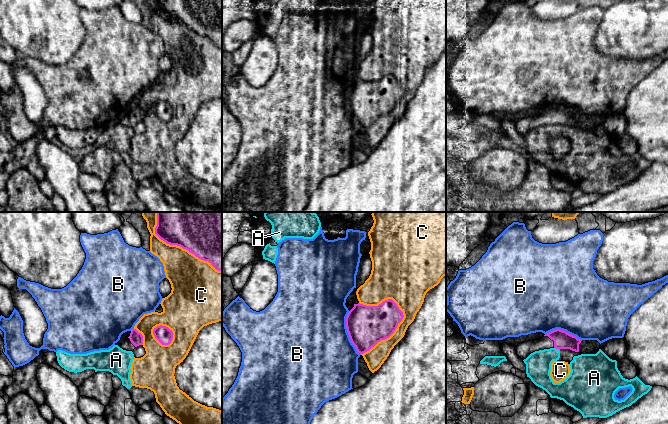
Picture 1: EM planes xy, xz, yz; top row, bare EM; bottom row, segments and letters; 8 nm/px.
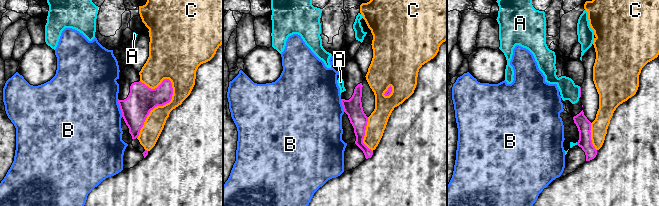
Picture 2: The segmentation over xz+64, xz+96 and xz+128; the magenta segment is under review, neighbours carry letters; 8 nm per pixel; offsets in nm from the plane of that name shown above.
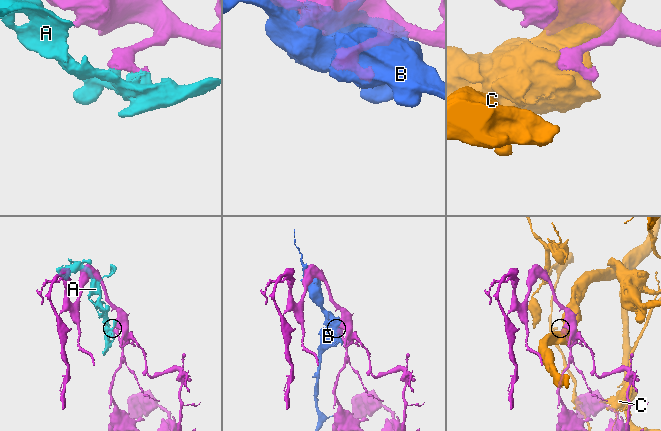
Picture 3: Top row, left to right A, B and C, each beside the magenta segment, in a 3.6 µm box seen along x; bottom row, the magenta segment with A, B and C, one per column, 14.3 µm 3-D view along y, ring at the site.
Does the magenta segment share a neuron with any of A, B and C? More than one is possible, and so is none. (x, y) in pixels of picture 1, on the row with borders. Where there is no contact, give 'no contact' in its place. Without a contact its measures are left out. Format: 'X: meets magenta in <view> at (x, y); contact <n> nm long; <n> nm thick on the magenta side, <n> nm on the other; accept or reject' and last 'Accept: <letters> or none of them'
A: meets magenta in yz at (557, 348); contact 50 nm long; 140 nm thick on the magenta side, 200 nm on the other; reject
B: meets magenta in xz at (348, 333); contact 360 nm long; 320 nm thick on the magenta side, 500 nm on the other; reject
C: meets magenta in xz at (394, 330); contact 500 nm long; 320 nm thick on the magenta side, 180 nm on the other; reject
Accept: none of them

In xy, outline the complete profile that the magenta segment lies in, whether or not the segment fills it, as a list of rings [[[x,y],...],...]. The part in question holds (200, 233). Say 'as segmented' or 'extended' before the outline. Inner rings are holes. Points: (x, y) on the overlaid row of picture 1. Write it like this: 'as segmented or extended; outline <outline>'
as segmented; outline [[[157,212],[155,234],[222,271],[222,212]]]

